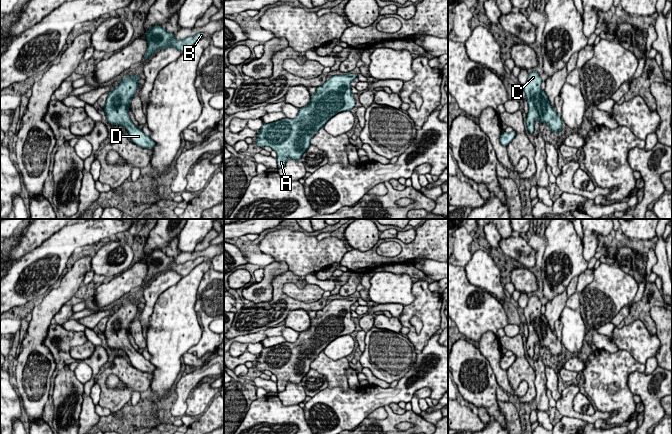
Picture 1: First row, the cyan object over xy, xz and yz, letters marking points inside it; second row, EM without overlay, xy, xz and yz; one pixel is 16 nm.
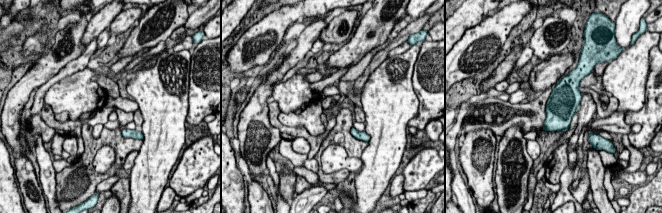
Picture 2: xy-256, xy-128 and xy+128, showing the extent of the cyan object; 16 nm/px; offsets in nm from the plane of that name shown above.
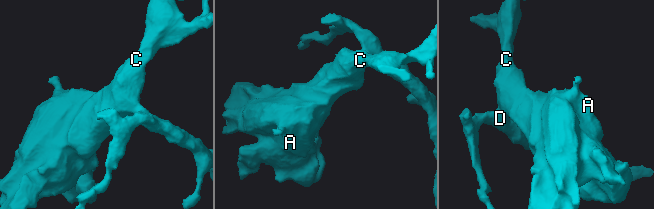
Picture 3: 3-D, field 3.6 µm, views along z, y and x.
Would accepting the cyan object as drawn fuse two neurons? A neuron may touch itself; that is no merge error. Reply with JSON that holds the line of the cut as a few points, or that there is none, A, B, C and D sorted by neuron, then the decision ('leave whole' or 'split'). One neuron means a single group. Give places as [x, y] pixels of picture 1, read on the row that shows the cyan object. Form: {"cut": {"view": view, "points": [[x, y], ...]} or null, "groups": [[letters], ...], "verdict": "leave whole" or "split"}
{"cut": null, "groups": [["A", "B", "C", "D"]], "verdict": "leave whole"}

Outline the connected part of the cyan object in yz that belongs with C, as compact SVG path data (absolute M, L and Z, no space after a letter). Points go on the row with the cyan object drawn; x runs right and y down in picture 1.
M532 71L527 82L524 84L524 92L528 103L526 124L528 132L534 133L534 123L538 119L540 123L548 124L553 132L560 133L562 119L548 101L545 91L541 90L542 79L539 74Z

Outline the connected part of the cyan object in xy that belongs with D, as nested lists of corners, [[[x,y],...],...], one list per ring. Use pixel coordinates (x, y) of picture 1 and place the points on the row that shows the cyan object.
[[[139,75],[125,76],[121,83],[108,93],[104,112],[111,125],[121,125],[127,129],[131,141],[136,145],[152,149],[155,142],[130,120],[128,109],[130,100],[138,88]]]

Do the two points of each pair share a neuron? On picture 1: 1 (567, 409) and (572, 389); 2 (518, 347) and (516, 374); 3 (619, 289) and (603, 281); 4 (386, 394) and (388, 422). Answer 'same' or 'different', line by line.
1: same
2: same
3: same
4: different

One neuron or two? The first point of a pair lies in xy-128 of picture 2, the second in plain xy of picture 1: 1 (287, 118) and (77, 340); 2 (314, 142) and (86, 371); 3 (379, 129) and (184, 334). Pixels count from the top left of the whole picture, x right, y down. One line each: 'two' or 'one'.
1: two
2: two
3: one

